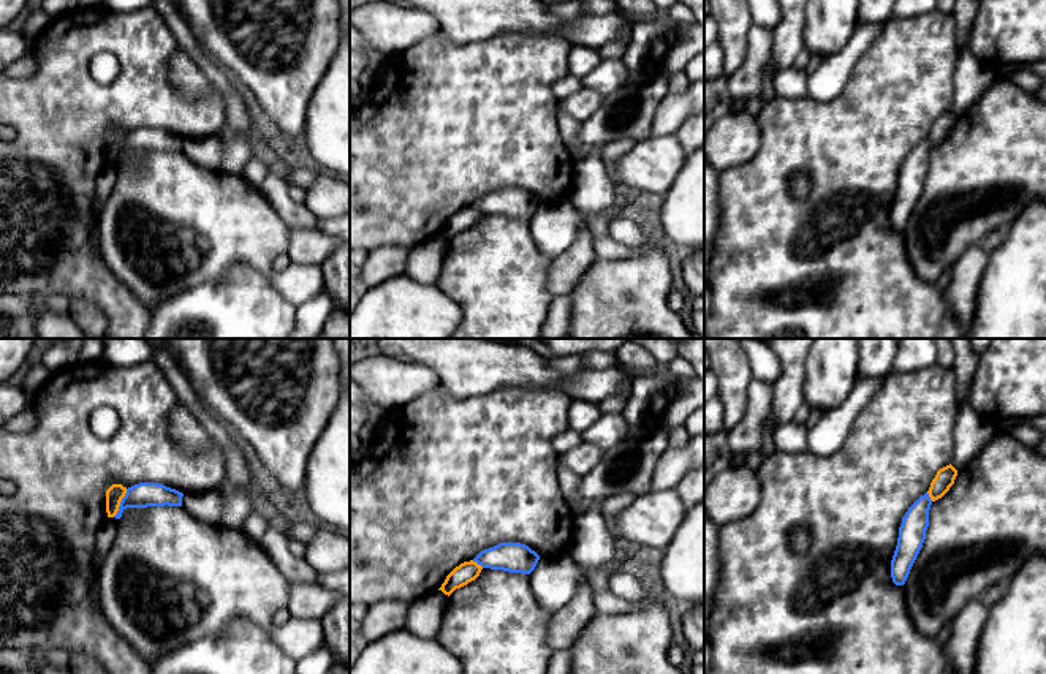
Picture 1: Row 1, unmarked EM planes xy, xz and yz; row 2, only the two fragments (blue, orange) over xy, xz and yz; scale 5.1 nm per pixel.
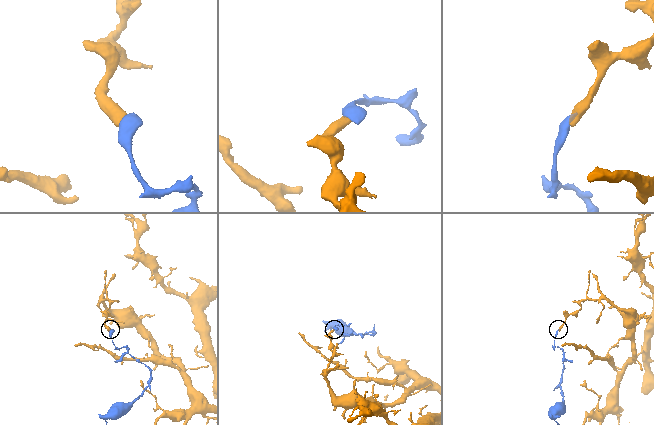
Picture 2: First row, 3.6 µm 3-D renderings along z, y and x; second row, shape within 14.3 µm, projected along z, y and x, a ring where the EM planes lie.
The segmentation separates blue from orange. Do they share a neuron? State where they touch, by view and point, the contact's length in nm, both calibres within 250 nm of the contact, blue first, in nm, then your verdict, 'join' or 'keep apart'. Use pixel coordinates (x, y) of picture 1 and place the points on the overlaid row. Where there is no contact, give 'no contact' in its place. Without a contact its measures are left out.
xy (121, 503) | 160 nm | 130/90 nm | keep apart

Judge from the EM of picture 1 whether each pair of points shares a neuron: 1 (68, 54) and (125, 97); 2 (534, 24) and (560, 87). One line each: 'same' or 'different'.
1: same
2: different

